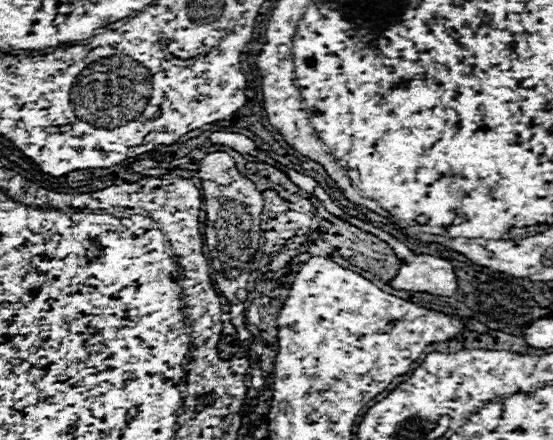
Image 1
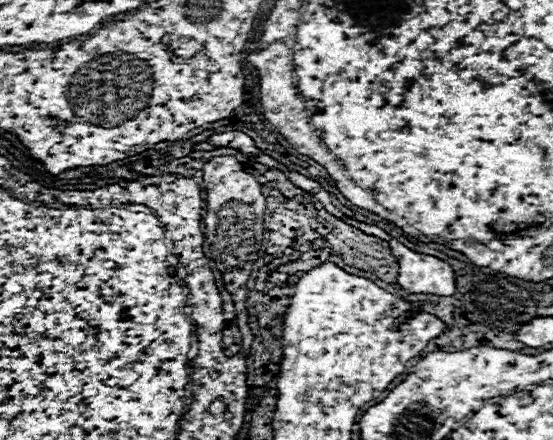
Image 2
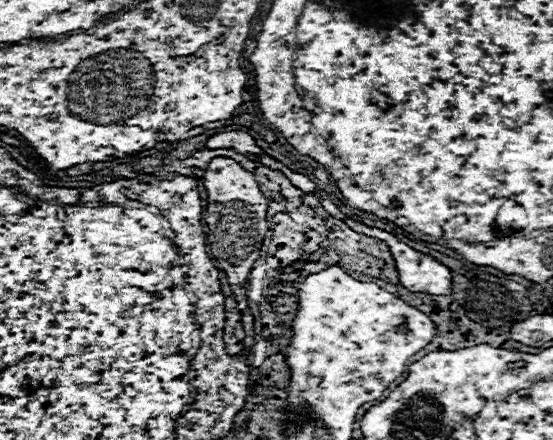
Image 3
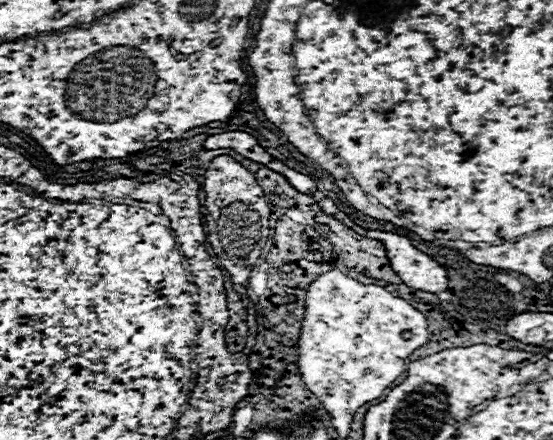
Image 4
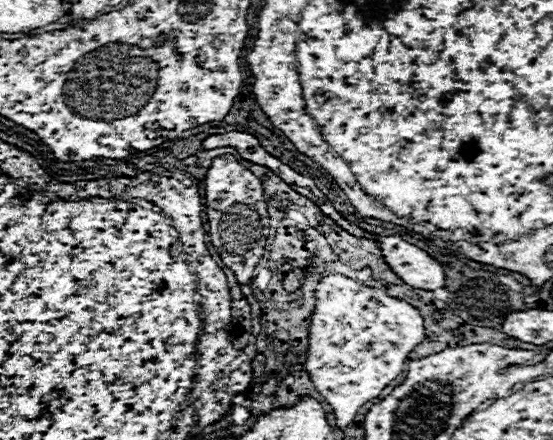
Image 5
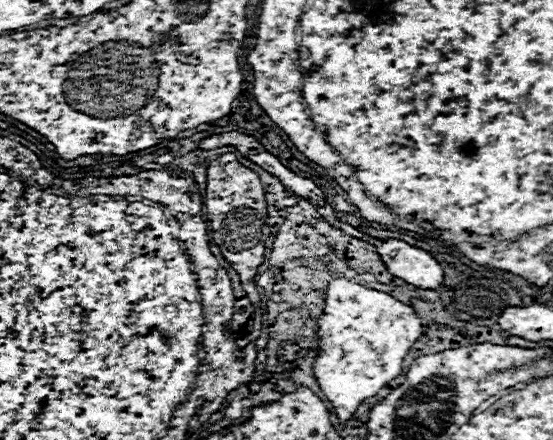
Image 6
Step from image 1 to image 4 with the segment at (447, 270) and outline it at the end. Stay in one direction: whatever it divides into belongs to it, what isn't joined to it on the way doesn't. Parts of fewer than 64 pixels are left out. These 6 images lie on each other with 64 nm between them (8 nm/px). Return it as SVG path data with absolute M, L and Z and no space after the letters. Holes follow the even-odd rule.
M324 198L324 200L320 202L320 206L322 206L322 210L324 210L326 214L334 216L334 218L340 220L344 226L352 228L356 234L360 234L360 236L368 236L368 238L374 238L374 240L380 240L380 242L384 244L384 248L386 248L386 254L388 254L390 266L392 266L394 272L400 276L400 280L402 280L406 286L410 286L412 290L424 290L424 292L432 292L432 294L434 294L434 292L444 292L444 290L448 288L448 274L446 274L446 268L440 266L436 260L432 260L428 254L424 254L424 252L420 252L418 248L414 248L414 246L410 244L408 238L398 236L398 234L392 234L392 232L366 230L366 228L354 224L344 212L340 212L340 210L336 208L336 204L332 204L330 198Z

